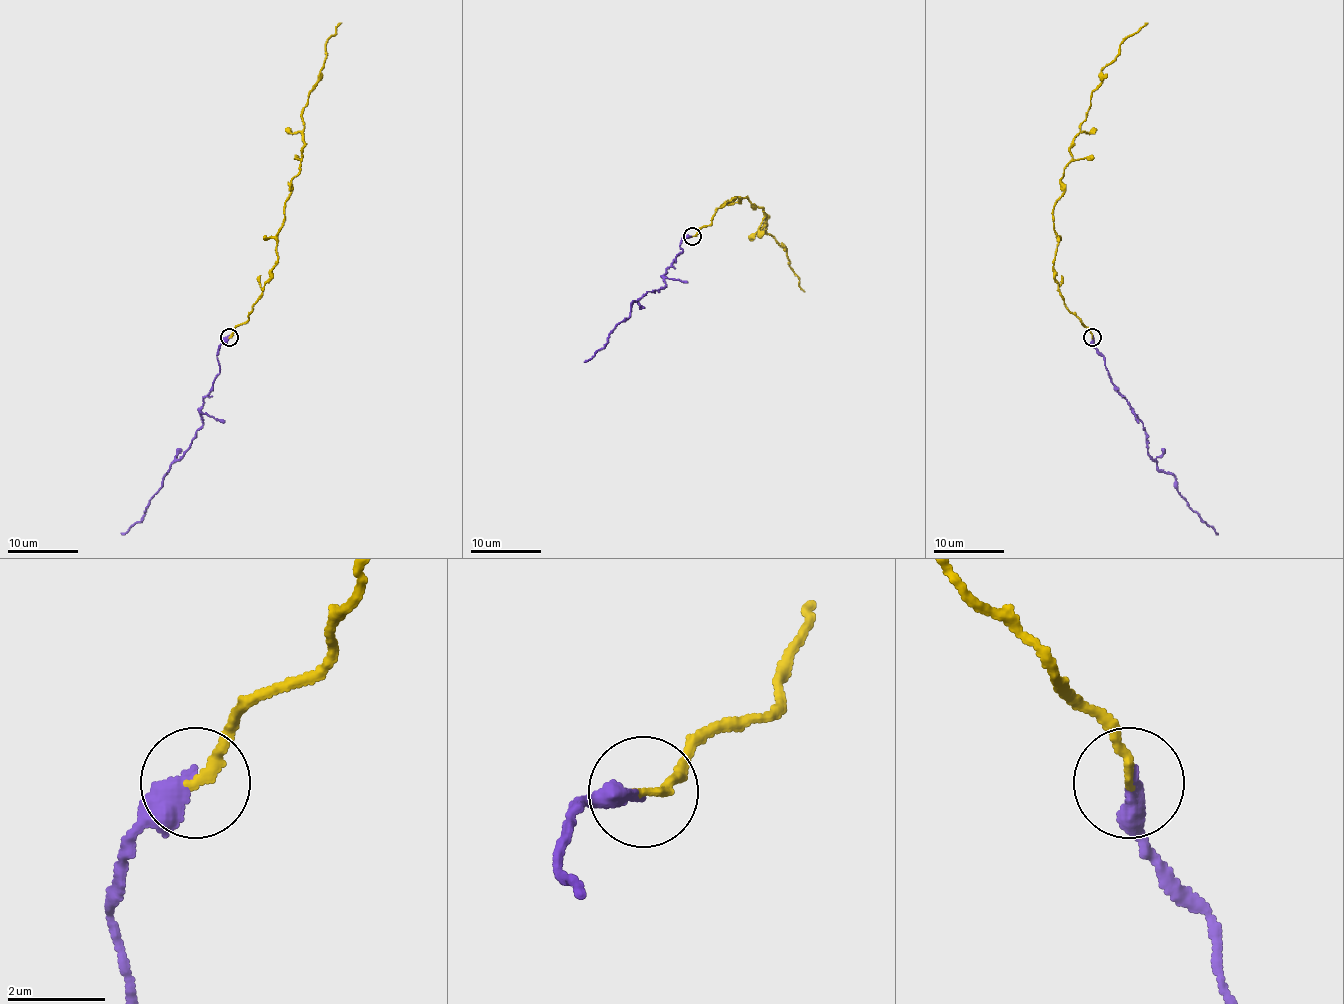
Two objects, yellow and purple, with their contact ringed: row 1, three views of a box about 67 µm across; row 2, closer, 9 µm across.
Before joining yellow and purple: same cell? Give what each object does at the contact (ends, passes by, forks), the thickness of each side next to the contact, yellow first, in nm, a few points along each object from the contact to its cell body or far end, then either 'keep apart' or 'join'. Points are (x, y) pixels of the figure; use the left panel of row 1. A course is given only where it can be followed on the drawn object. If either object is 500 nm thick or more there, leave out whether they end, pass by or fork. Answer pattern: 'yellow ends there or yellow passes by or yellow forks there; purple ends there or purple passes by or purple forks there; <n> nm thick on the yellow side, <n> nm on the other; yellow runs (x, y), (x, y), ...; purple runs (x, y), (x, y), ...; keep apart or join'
yellow ends there; purple ends there; 200 nm thick on the yellow side, 440 nm on the other; yellow runs (229, 338), (249, 319), (277, 259), (284, 204), (300, 171), (301, 113), (326, 58), (326, 42), (342, 23); purple runs (229, 338), (219, 350), (219, 375), (203, 399), (203, 424), (191, 447), (171, 465), (145, 516), (120, 533); join

